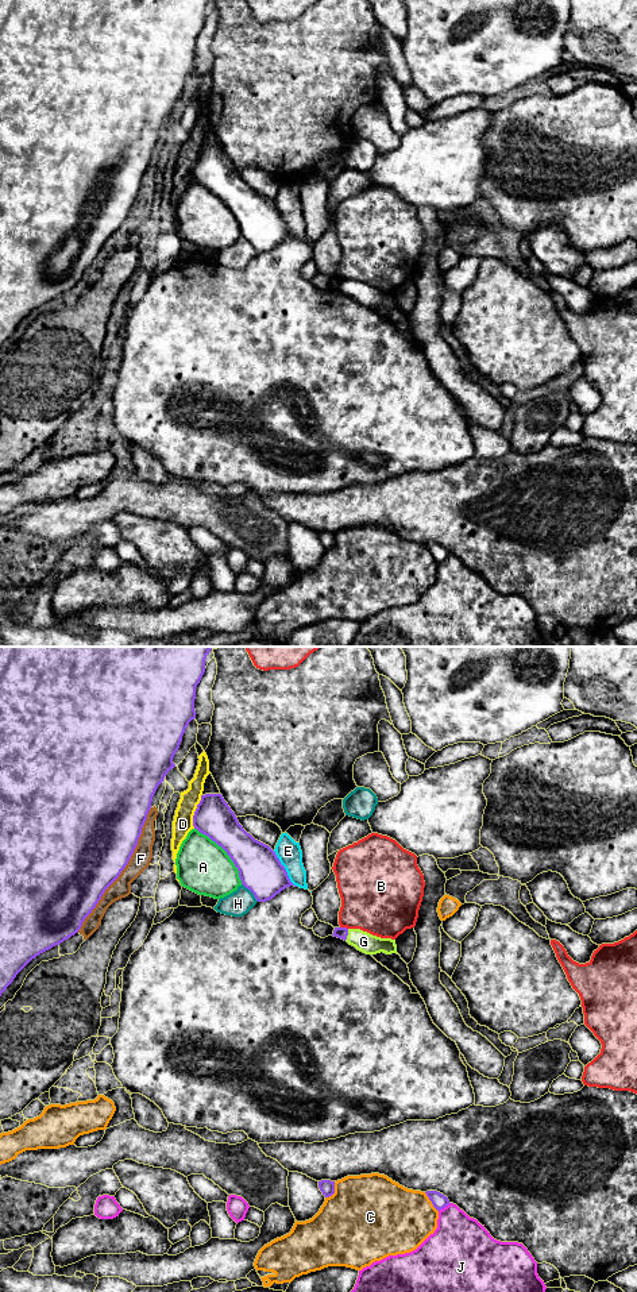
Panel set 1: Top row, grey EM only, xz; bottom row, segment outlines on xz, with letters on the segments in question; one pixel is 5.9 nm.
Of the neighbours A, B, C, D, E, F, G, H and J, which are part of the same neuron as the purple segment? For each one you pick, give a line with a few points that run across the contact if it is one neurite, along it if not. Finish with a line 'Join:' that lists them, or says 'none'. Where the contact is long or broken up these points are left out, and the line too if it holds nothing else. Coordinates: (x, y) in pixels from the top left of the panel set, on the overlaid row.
G: line xz (342, 933), (347, 934), (363, 941)
Join: G

